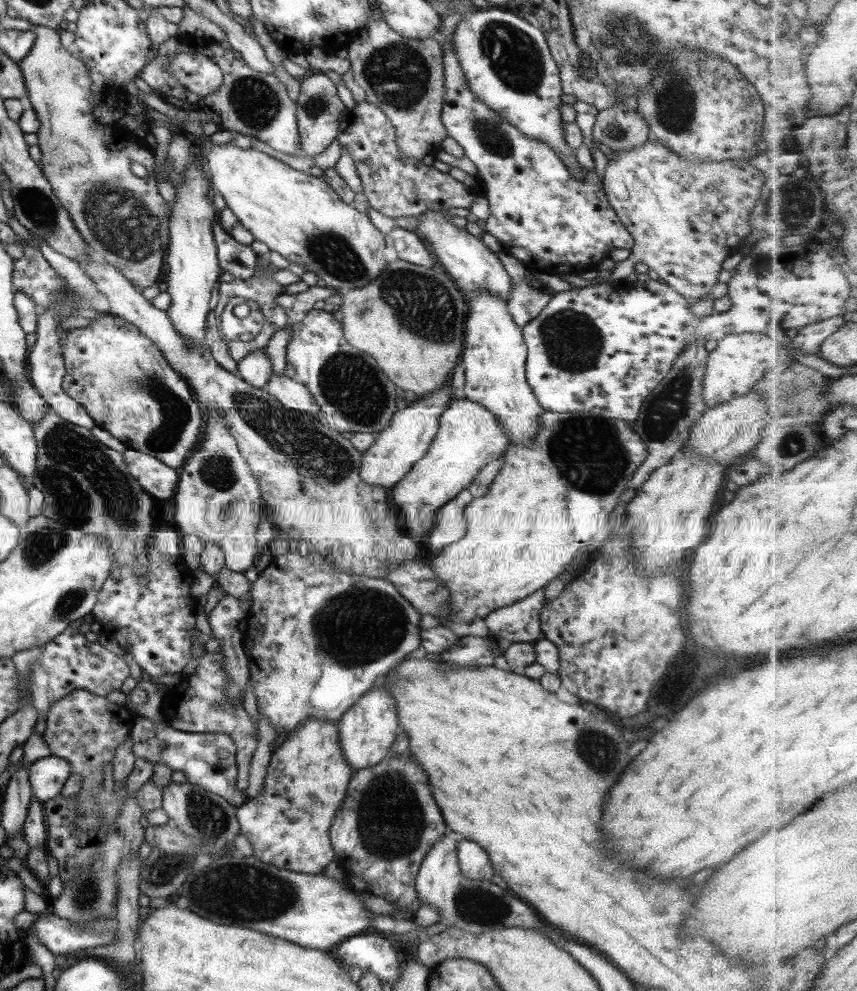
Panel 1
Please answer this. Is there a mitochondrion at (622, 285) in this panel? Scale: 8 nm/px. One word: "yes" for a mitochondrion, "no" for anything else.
no

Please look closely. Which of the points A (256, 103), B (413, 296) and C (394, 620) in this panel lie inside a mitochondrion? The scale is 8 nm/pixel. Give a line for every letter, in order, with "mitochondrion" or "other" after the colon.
A: mitochondrion
B: mitochondrion
C: mitochondrion

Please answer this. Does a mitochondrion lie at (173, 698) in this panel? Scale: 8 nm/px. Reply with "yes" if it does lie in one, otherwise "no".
no

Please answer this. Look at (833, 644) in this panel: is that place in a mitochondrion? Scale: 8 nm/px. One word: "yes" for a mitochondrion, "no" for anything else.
no

